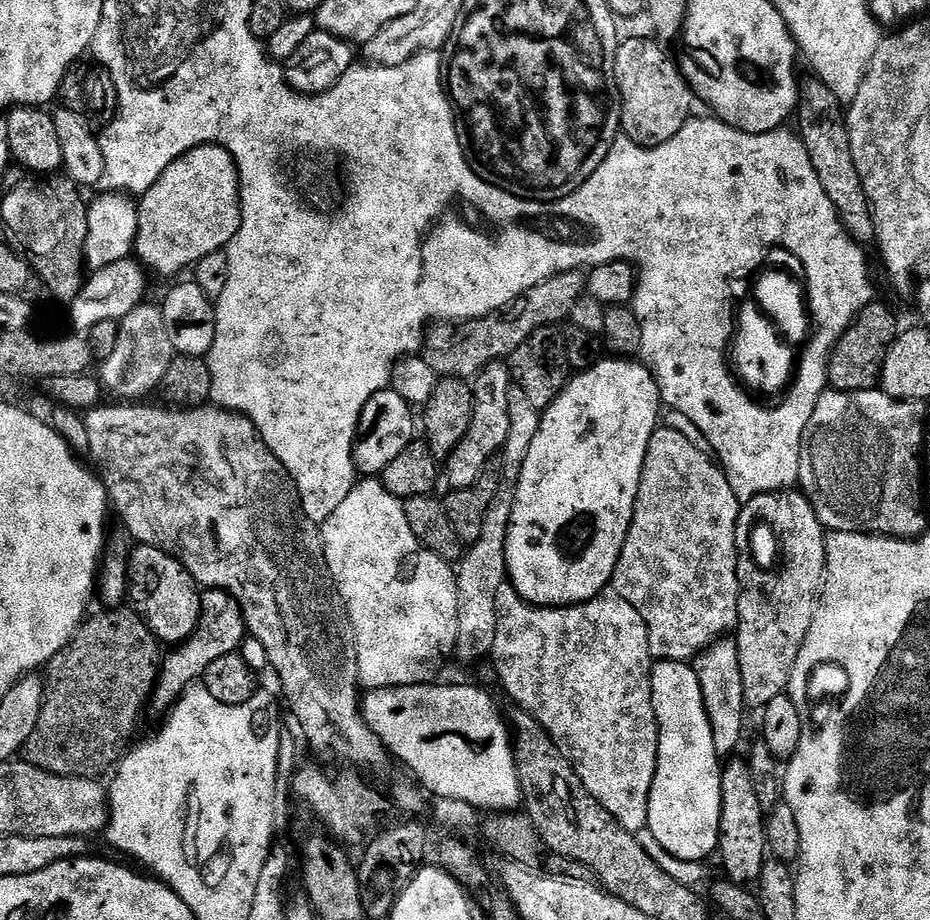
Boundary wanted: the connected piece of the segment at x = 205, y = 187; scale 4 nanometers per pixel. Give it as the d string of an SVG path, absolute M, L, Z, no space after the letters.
M204 145L202 147L196 147L192 151L188 151L186 154L175 159L163 171L163 173L153 181L145 192L141 195L137 205L137 212L139 214L139 229L136 232L136 246L134 249L137 259L147 268L151 268L158 274L176 274L182 268L195 267L196 264L202 261L205 257L214 253L219 253L228 243L229 239L235 236L239 223L241 221L240 210L238 207L239 199L239 176L236 161L228 152L227 148L223 145Z

